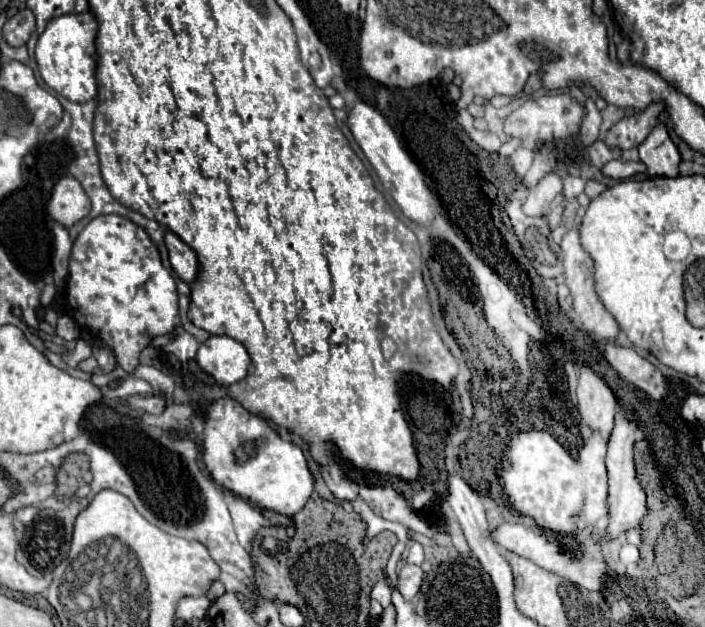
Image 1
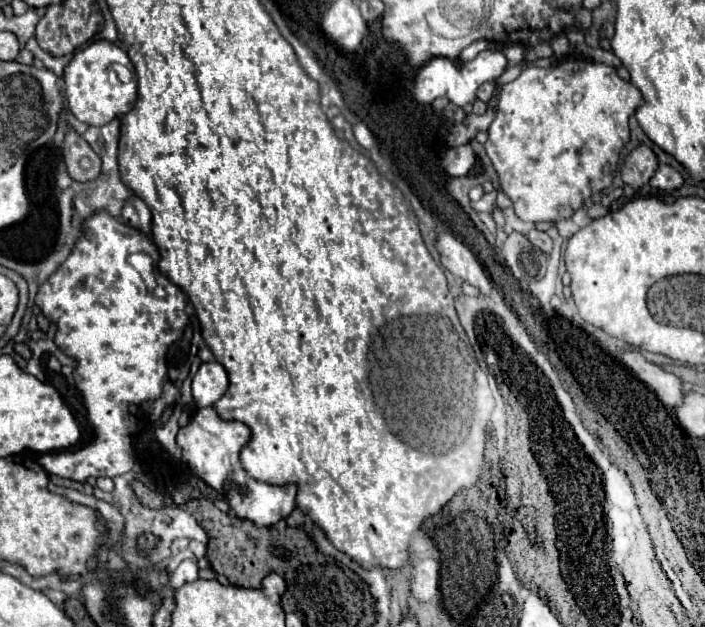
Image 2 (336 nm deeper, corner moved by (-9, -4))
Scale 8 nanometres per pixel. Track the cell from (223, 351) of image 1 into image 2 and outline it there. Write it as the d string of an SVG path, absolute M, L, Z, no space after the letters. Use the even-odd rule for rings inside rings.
M219 362L201 364L191 384L193 402L199 408L213 406L227 392L227 388L229 388L229 378Z

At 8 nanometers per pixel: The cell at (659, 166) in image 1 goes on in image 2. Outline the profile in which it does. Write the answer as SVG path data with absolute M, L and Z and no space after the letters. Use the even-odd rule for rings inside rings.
M661 164L649 184L653 188L657 188L657 190L669 192L669 190L677 190L683 184L683 178L681 178L681 174L675 168L671 168L667 164Z

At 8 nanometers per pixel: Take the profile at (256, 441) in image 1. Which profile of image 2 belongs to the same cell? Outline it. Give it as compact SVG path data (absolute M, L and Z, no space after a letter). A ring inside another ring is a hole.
M199 408L193 420L179 430L177 446L181 448L183 460L187 462L191 472L213 490L225 494L225 500L237 518L249 520L255 526L273 526L293 512L297 488L293 484L269 486L257 482L241 468L239 450L241 446L245 446L245 442L249 442L249 434L251 430L243 422L225 422L213 408Z

